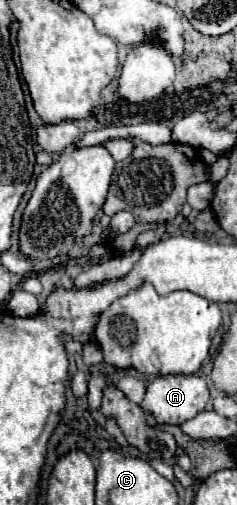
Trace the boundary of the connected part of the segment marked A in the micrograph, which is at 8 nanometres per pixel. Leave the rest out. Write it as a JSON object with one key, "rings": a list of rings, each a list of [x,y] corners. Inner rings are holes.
{"rings":[[[167,375],[157,377],[147,385],[145,399],[141,407],[155,417],[157,423],[169,423],[169,425],[181,425],[189,417],[195,417],[199,411],[203,411],[207,405],[207,383],[199,375]]]}

